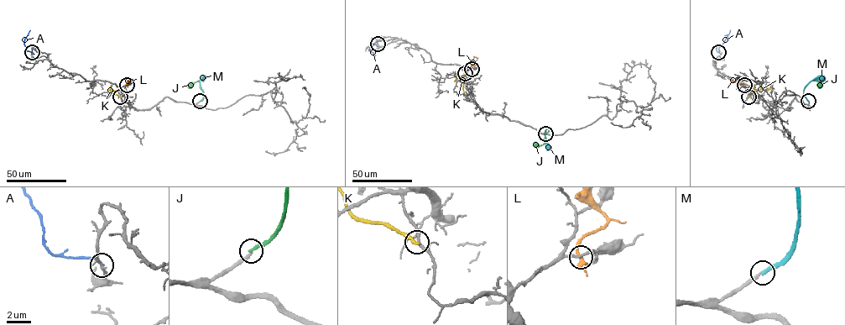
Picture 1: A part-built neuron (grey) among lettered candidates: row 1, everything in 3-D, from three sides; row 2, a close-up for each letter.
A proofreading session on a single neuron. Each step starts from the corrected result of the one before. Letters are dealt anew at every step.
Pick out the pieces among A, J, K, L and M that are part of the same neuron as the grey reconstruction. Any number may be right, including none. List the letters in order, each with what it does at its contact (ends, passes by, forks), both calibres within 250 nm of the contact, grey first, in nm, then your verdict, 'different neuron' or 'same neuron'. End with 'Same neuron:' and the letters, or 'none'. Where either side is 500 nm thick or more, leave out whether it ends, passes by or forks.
A: it ends there; 180 nm thick on the grey side, 190 nm on the other; different neuron
J: it ends there; 240 nm thick on the grey side, 280 nm on the other; different neuron
K: it ends there; 180 nm thick on the grey side, 240 nm on the other; different neuron
L: it passes by; 200 nm thick on the grey side, 280 nm on the other; different neuron
M: it ends there; 220 nm thick on the grey side, 320 nm on the other; same neuron
Same neuron: M

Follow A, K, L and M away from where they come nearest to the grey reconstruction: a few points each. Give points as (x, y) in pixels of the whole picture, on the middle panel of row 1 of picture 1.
A: (378, 44), (372, 44), (369, 47), (375, 55)
K: (465, 73), (457, 77), (464, 81), (464, 95)
L: (472, 69), (473, 58), (477, 57)
M: (545, 133), (549, 128), (545, 135), (549, 149)

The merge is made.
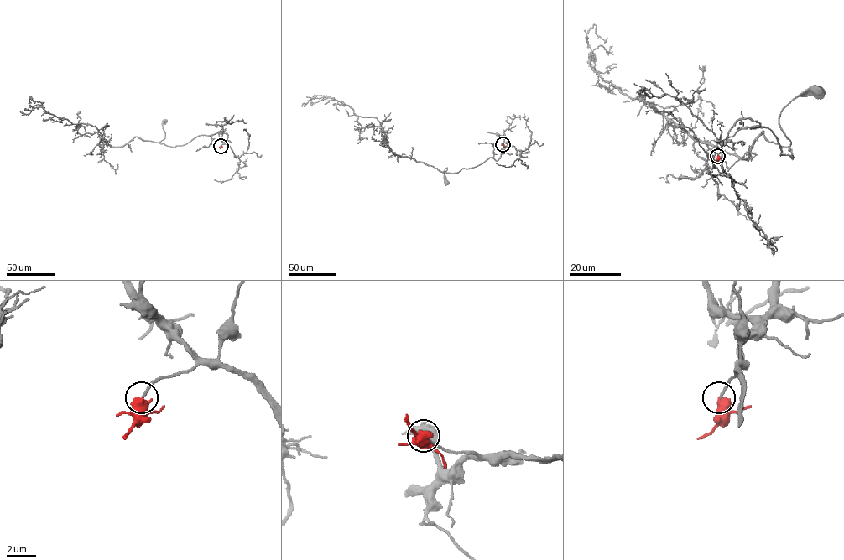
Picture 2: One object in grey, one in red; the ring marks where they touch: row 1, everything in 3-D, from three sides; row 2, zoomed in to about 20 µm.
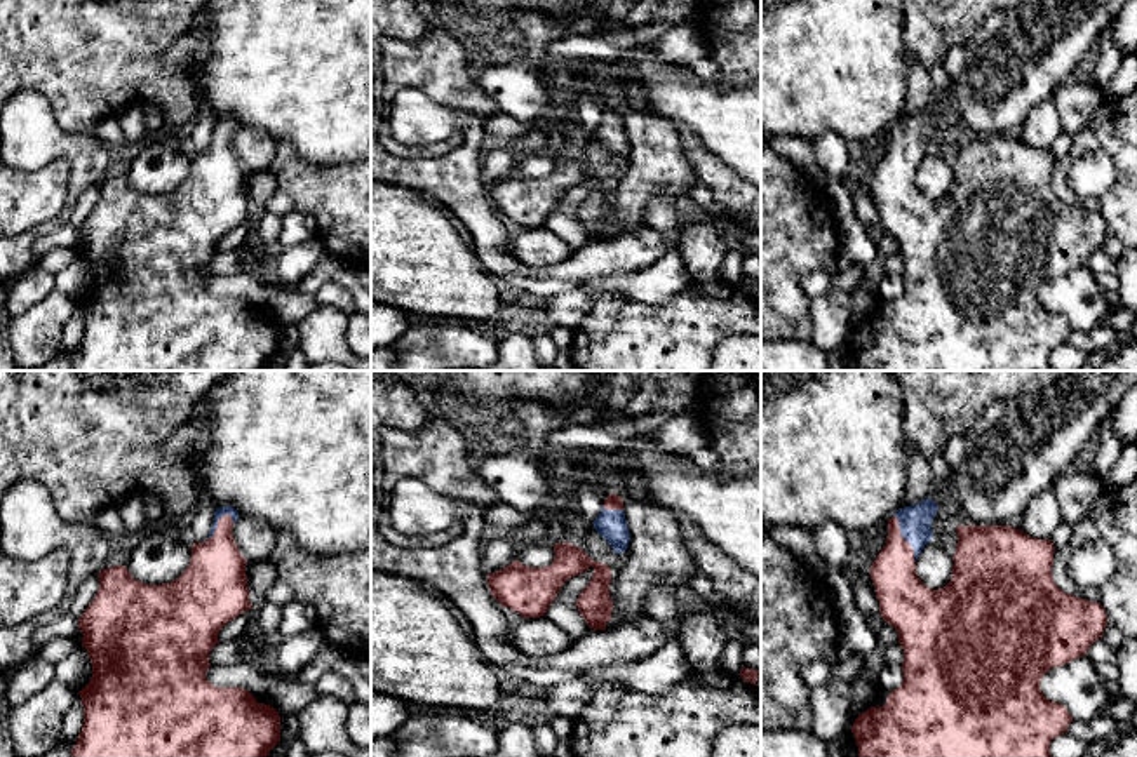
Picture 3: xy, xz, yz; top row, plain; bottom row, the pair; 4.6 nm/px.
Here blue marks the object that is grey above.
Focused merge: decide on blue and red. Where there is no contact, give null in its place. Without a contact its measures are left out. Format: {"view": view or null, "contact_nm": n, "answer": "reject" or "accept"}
{"view": "yz", "contact_nm": 240, "answer": "accept"}

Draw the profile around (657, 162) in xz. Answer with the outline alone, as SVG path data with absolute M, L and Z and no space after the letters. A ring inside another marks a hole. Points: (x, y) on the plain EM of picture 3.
M627 89L622 110L630 151L611 179L609 207L613 212L611 228L616 233L632 235L646 228L646 209L656 193L667 191L676 198L688 197L698 174L684 155L676 125L655 115L639 89Z

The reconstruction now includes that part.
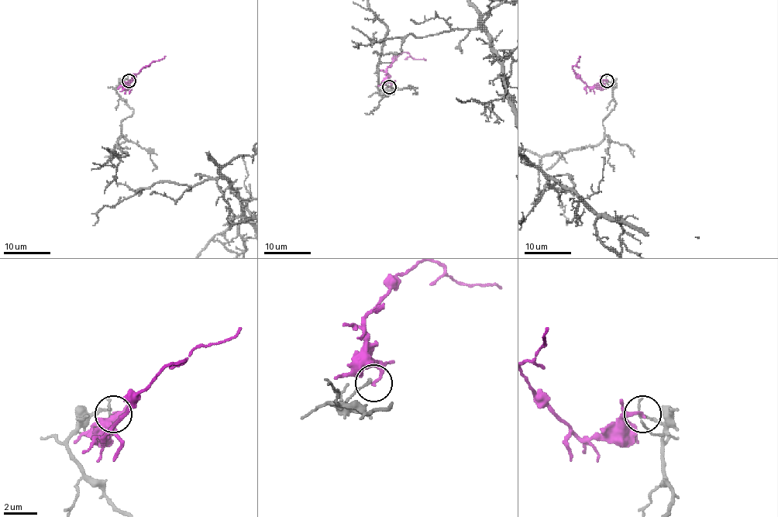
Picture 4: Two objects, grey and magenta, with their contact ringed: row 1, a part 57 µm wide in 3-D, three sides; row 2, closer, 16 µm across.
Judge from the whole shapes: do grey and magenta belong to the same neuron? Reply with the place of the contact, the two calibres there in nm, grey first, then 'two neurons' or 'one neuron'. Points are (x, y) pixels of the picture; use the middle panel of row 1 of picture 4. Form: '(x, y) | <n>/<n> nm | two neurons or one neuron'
(389, 87) | 140/200 nm | two neurons

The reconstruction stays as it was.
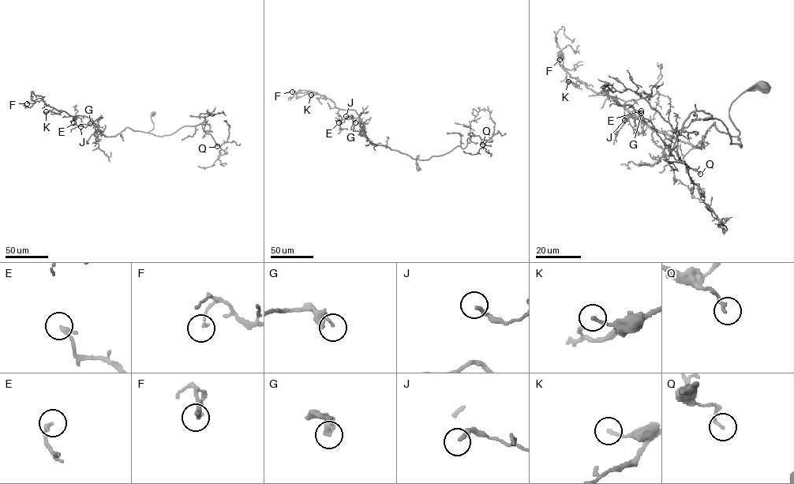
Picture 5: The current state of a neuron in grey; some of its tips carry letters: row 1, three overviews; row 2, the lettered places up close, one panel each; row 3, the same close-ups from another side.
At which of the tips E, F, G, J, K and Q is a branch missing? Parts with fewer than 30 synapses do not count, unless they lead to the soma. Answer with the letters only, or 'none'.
none

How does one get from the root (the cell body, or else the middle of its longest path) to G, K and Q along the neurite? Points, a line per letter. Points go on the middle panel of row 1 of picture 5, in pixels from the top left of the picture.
G: (418, 168), (416, 159), (418, 155), (413, 159), (386, 146), (372, 144), (360, 119), (357, 118), (355, 122)
K: (418, 168), (416, 159), (418, 155), (413, 159), (372, 144), (355, 110), (338, 109), (330, 99), (311, 95)
Q: (418, 168), (417, 155), (413, 159), (428, 159), (458, 146), (464, 148), (472, 136), (479, 136), (482, 144)

